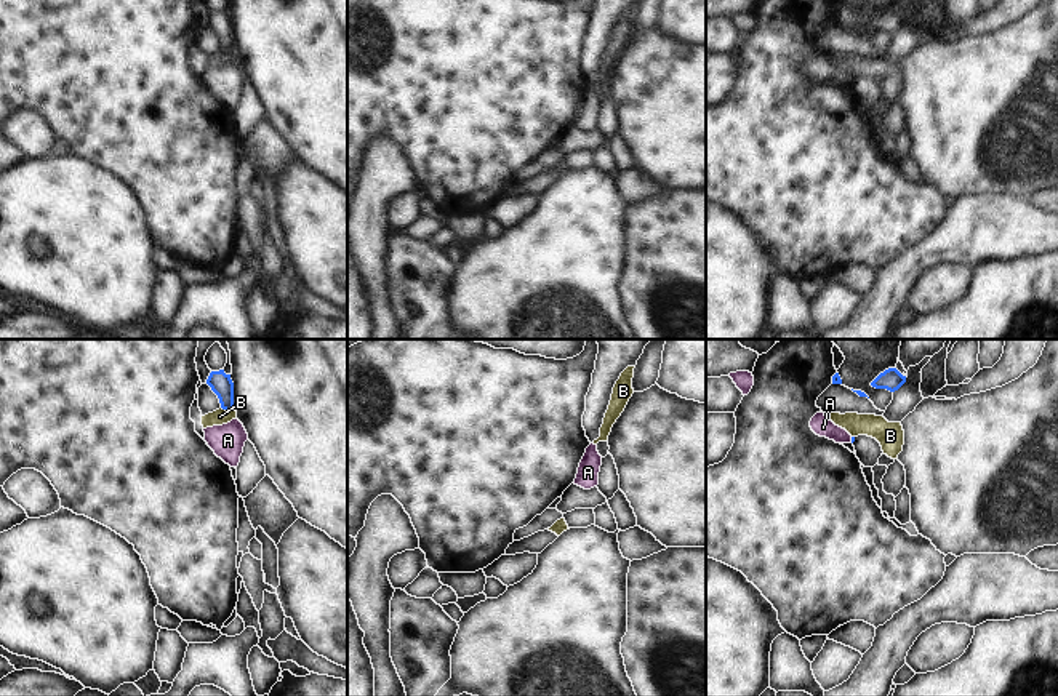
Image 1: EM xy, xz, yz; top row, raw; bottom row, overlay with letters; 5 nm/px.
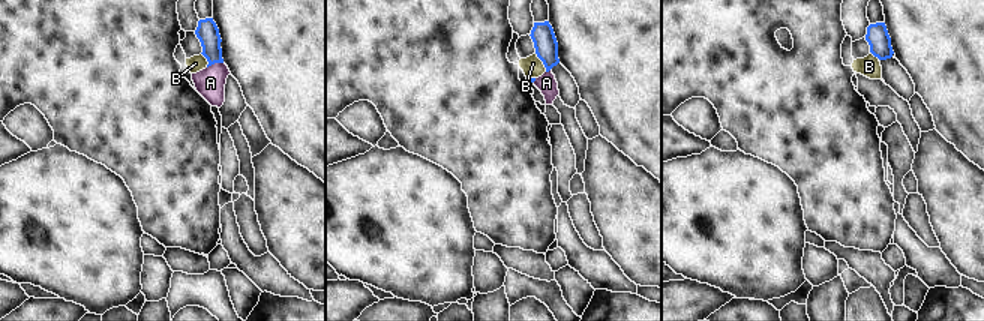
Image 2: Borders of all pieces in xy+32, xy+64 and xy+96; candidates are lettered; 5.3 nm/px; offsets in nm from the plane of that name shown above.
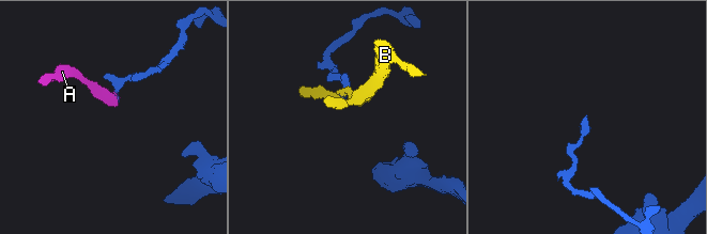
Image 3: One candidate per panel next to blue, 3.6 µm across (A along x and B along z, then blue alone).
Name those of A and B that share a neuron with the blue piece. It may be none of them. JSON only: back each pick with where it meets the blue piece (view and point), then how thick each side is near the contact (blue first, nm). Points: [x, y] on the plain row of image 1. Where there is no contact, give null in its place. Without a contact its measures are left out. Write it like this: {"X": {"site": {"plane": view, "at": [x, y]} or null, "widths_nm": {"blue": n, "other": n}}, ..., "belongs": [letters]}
{"A": {"site": {"plane": "yz", "at": [852, 82]}, "widths_nm": {"blue": 20, "other": 90}}, "belongs": ["A"]}

